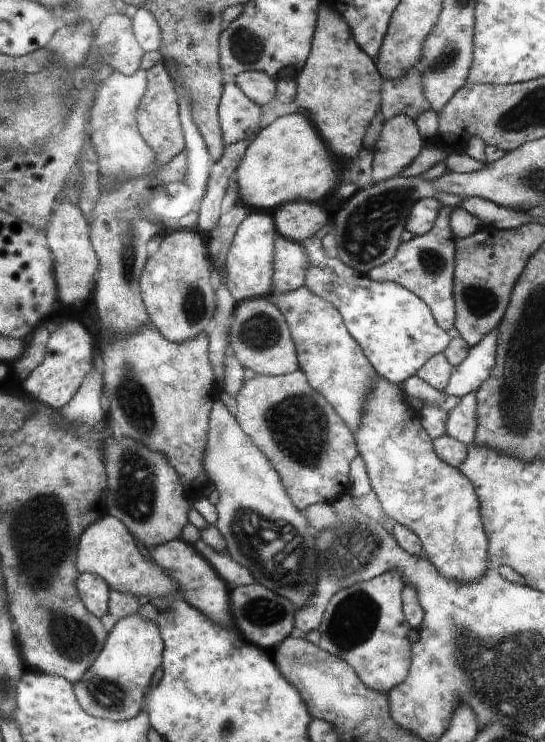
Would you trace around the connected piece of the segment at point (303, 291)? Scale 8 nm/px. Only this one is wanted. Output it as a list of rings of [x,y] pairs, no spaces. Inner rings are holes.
[[[306,286],[286,291],[273,298],[272,302],[288,320],[300,359],[300,369],[307,376],[310,386],[323,394],[349,429],[355,432],[360,424],[362,403],[369,393],[373,378],[378,374],[347,331],[341,314],[330,301],[320,298]]]

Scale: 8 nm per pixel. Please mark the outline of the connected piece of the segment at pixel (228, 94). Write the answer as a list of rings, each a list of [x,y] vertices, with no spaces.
[[[229,79],[221,96],[220,110],[226,145],[237,144],[258,132],[264,110]]]

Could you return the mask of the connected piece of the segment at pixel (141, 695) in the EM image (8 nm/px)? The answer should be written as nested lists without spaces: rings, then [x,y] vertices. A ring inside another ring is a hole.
[[[139,614],[121,618],[108,634],[108,640],[105,641],[100,656],[93,662],[85,676],[78,681],[78,698],[82,698],[82,706],[86,706],[86,710],[90,710],[90,714],[94,714],[99,719],[126,721],[134,718],[144,709],[151,678],[160,668],[163,660],[164,642],[156,622],[145,620]]]

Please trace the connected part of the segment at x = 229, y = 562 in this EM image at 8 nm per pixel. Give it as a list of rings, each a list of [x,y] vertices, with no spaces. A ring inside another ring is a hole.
[[[202,539],[193,545],[206,560],[209,560],[213,569],[230,583],[230,586],[253,585],[257,582],[253,573],[241,563],[236,562],[226,550],[217,551],[214,547],[210,548]]]

